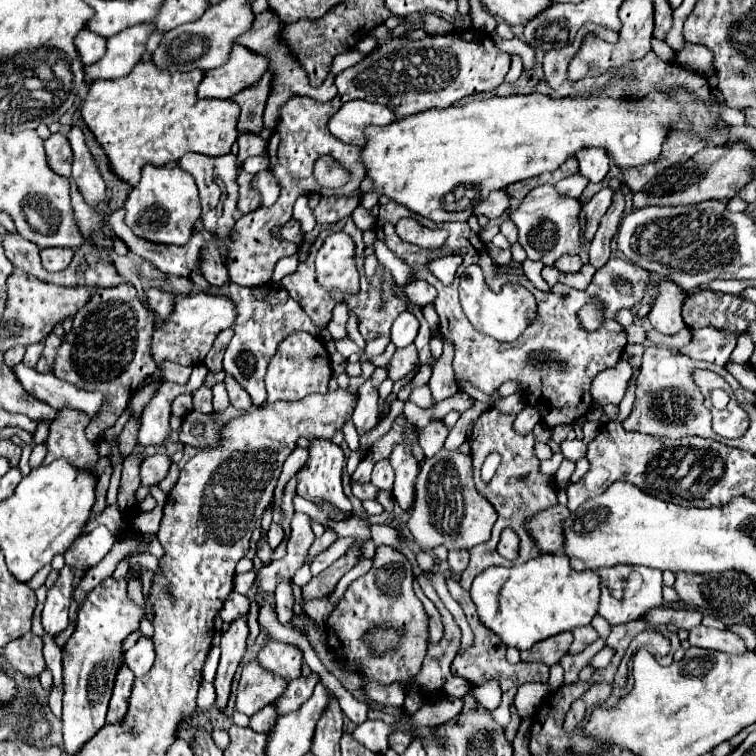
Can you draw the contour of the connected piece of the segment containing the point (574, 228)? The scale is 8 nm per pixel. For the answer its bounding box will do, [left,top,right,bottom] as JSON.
[509,184,581,266]

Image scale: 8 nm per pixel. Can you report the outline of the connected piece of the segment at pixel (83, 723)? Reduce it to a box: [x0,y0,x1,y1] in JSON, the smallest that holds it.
[63,576,145,754]

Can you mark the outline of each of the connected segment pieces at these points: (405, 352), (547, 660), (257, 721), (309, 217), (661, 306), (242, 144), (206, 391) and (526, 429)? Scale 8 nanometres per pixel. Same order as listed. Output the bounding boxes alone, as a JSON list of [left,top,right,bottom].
[[389,344,419,380],[521,634,573,666],[249,704,277,732],[293,196,315,232],[649,292,685,334],[237,134,267,164],[193,386,213,414],[513,406,539,434]]

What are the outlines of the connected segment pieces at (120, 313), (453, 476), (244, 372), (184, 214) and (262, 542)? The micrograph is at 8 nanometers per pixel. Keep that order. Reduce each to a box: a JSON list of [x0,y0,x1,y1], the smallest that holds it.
[[55,278,153,442],[407,448,495,550],[223,282,329,406],[125,164,201,244],[257,535,273,565]]

